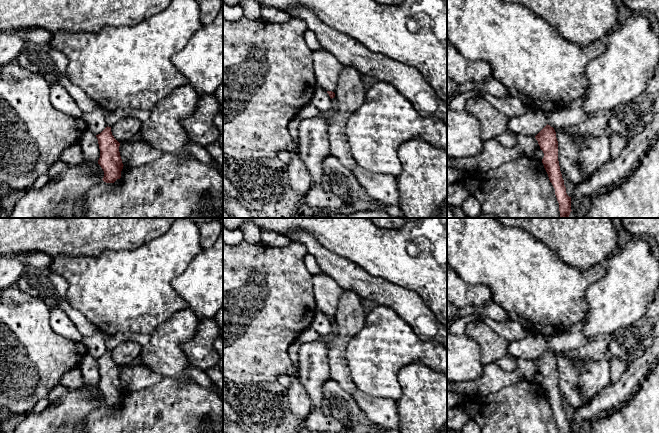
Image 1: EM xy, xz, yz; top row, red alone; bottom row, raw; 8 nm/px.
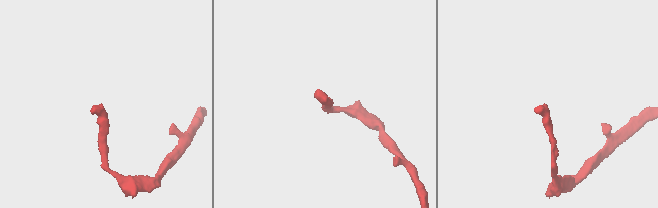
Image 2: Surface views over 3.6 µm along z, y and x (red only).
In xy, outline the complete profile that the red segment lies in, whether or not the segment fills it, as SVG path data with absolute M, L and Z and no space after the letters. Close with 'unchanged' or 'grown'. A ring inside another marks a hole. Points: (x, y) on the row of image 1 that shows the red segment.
M108 126L96 137L100 149L98 164L104 171L102 180L106 183L114 183L121 178L124 166L119 152L120 143L114 138L111 127Z; unchanged

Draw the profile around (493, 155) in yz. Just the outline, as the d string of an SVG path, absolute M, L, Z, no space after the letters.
M515 134L517 144L512 147L502 146L496 139L484 141L483 151L476 157L460 159L447 157L447 166L458 167L462 172L488 171L523 155L532 156L540 148L535 137Z

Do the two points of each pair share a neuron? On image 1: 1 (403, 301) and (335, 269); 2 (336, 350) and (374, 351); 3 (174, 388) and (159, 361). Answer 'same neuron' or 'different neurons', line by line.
1: same neuron
2: different neurons
3: different neurons

